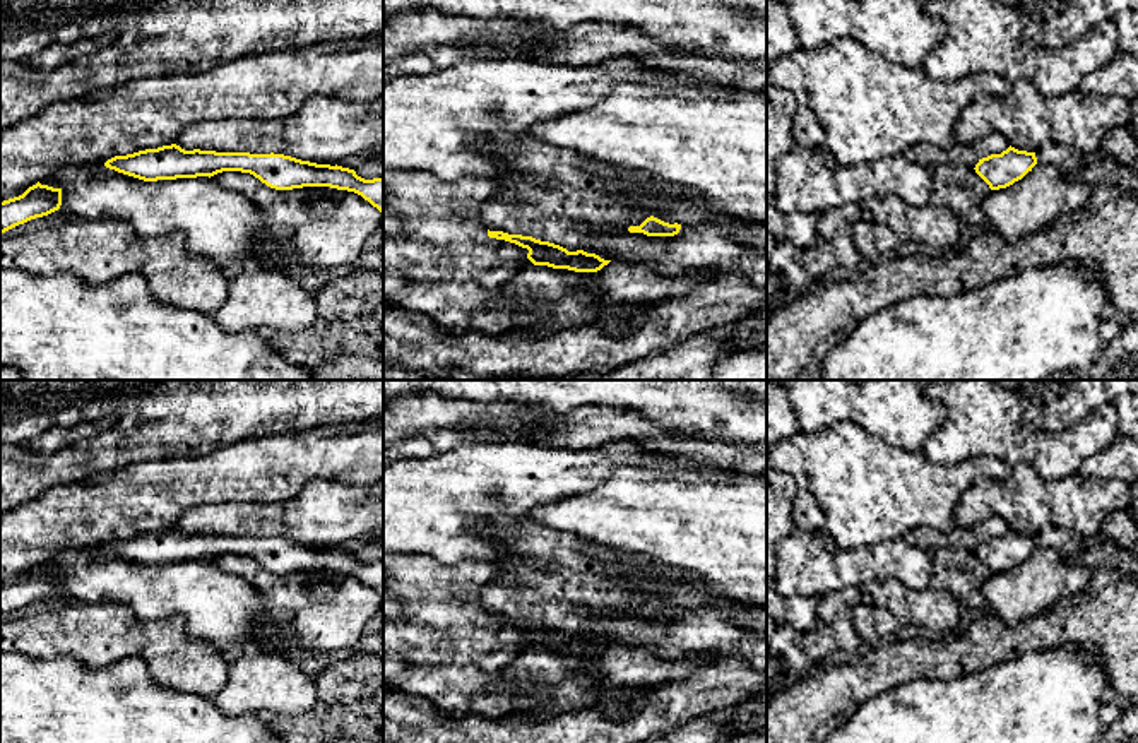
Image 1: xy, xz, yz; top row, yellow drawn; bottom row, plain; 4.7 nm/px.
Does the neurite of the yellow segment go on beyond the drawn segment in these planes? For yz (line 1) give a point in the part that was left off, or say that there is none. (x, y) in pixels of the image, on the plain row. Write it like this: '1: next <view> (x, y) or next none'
1: next none

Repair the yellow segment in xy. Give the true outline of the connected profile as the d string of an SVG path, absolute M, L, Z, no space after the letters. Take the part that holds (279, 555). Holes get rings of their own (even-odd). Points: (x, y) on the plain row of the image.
M171 527L115 539L104 550L144 565L210 562L222 555L241 555L276 574L330 570L354 575L383 597L383 562L365 563L349 551L317 548L284 538L185 534Z

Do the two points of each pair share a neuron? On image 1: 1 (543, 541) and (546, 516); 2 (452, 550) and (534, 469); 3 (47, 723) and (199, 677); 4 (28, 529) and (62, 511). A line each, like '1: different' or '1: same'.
1: different
2: same
3: different
4: same

